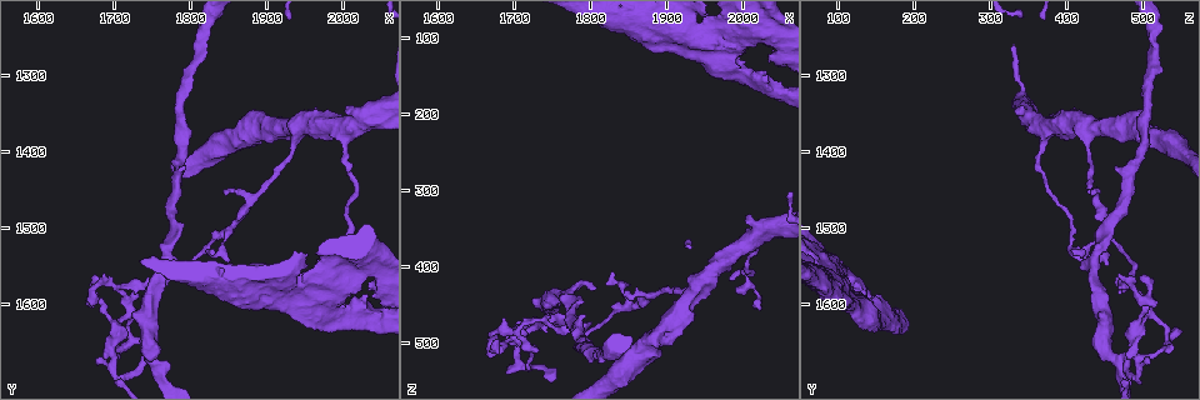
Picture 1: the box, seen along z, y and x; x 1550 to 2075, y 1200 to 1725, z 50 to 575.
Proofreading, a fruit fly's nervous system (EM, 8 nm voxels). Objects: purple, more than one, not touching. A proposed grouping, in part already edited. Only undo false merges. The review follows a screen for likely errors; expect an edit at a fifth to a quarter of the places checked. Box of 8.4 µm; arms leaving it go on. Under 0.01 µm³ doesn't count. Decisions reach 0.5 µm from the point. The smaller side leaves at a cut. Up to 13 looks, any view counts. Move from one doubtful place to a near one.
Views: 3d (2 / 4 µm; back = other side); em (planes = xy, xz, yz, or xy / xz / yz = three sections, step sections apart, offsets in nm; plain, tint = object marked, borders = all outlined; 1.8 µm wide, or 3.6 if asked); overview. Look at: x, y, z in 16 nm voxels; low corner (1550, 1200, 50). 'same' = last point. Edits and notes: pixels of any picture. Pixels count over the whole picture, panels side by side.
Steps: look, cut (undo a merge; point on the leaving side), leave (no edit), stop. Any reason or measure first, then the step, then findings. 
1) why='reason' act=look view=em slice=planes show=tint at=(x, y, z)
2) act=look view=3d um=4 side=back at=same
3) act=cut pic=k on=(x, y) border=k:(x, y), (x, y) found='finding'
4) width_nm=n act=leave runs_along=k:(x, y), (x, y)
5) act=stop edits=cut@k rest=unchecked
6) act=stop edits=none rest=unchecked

why='sharp bend' act=look view=em slice=xy step=16 show=tint at=(2000, 1535, 405)

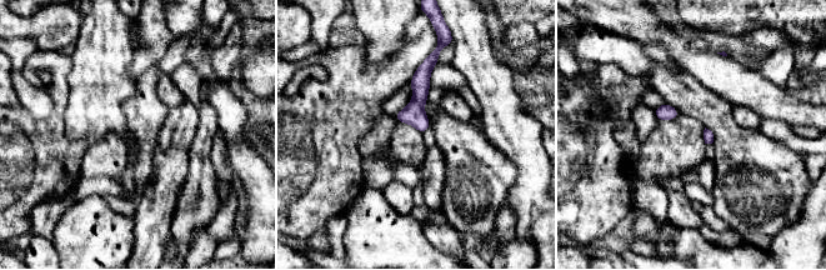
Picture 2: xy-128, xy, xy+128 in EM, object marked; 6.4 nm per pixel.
act=look view=em slice=planes show=tint at=same

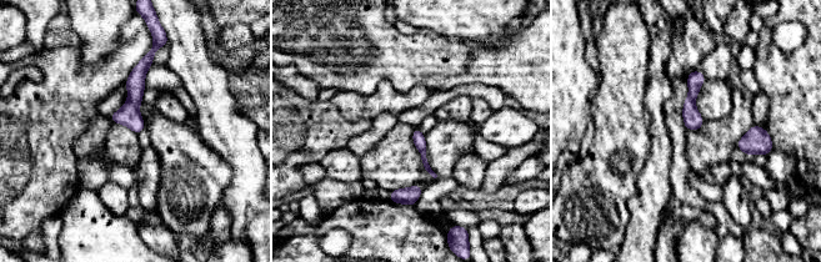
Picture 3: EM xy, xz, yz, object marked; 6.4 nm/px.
act=leave runs_along=3:(149, 59), (135, 80), (135, 129) found='continuous, no second neuron'

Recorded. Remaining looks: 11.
why='three-way junction' act=look view=3d um=2 at=(1745, 1670, 470)

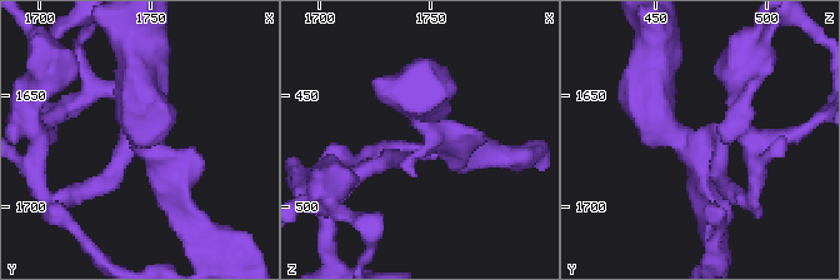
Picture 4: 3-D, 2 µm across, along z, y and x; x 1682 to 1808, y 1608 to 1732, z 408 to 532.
arms=3 act=look view=em slice=planes show=borders at=(1746, 1673, 469)

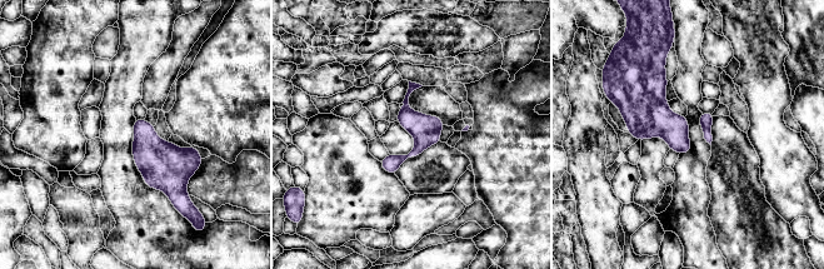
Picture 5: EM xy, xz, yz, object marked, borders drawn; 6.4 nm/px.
width_nm=180 act=leave runs_along=5:(412, 85), (406, 115), (420, 147), (389, 169) found='all the same neuron'

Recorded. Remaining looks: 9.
why='branch point' act=look view=3d um=2 at=(1850, 1500, 450)

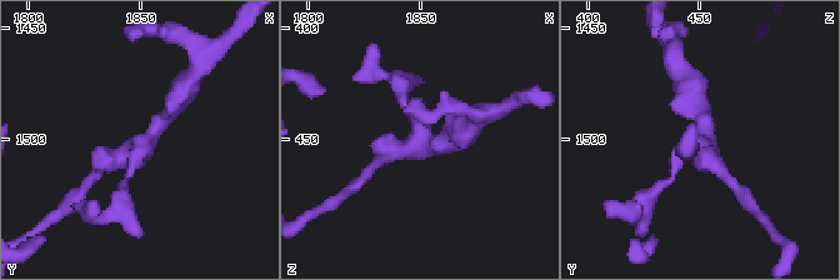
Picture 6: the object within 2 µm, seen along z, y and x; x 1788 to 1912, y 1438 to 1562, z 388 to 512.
why='now the EM' act=look view=em slice=planes show=tint at=(1848, 1504, 451)

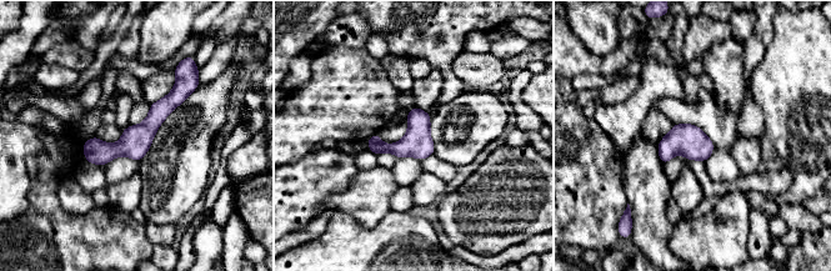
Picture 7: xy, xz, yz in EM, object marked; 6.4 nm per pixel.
act=leave runs_along=7:(181, 83), (128, 146), (88, 156) found='continuous, no second neuron'

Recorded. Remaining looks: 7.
why='a fork' act=look view=em slice=xy step=8 show=tint at=(1935, 1375, 435)

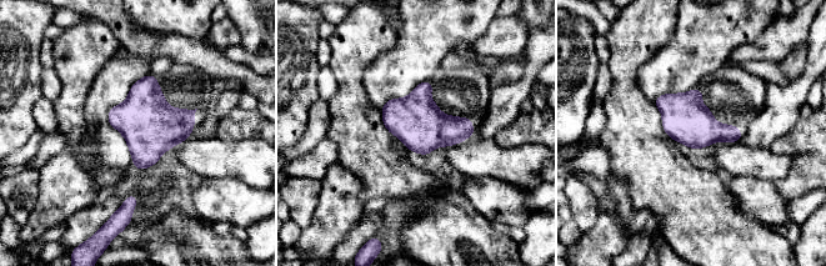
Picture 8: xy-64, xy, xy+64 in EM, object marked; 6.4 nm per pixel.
act=leave found='continuous, no second neuron'

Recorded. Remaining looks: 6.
why='thick turns thin' act=look view=em slice=xz step=4 show=tint at=(1880, 1580, 85)

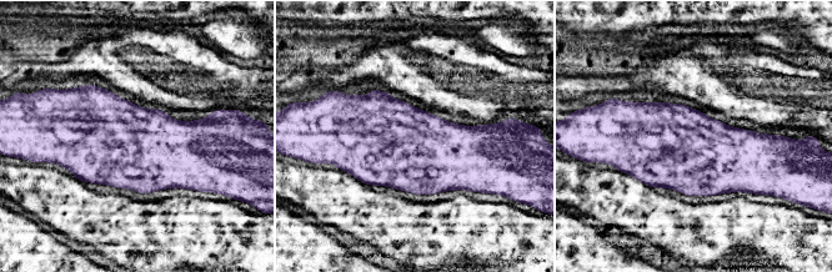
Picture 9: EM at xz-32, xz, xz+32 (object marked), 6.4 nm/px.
act=leave found='all the same neuron'

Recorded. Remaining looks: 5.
act=stop edits=none rest=unchecked

